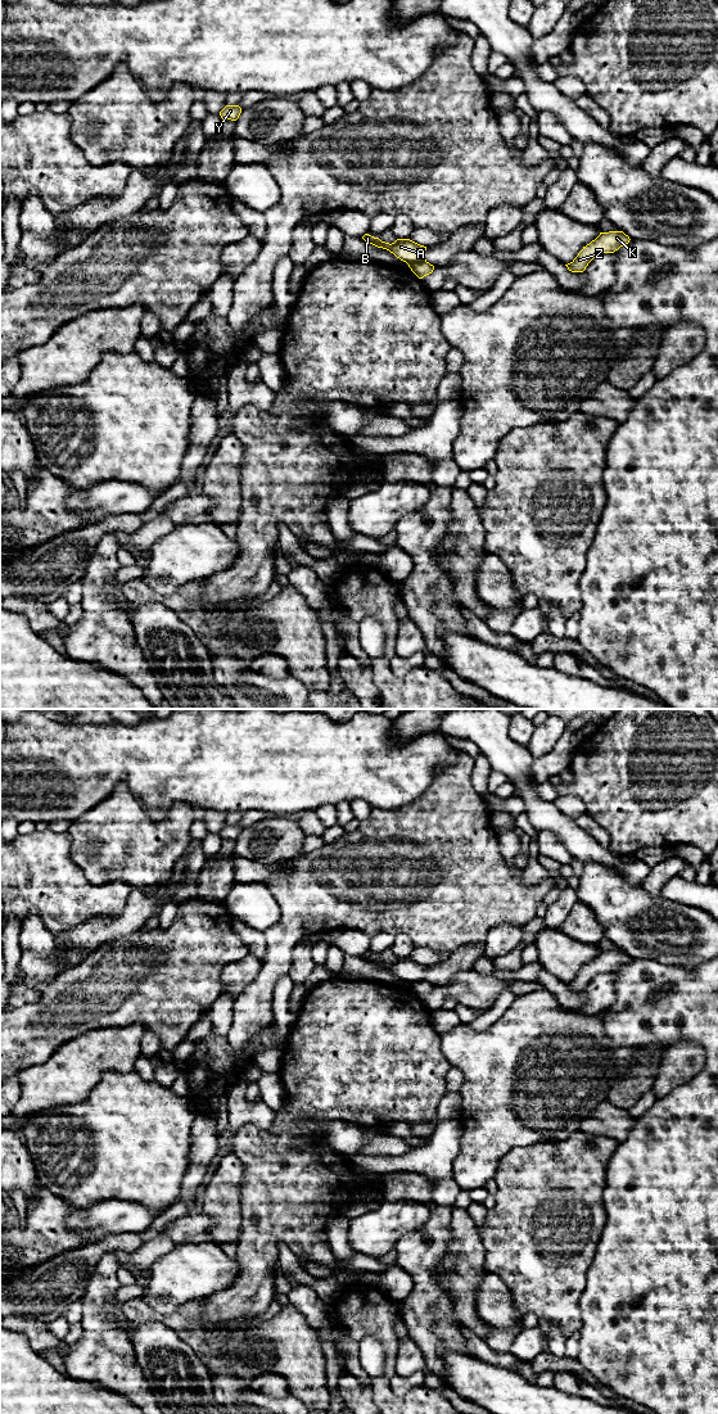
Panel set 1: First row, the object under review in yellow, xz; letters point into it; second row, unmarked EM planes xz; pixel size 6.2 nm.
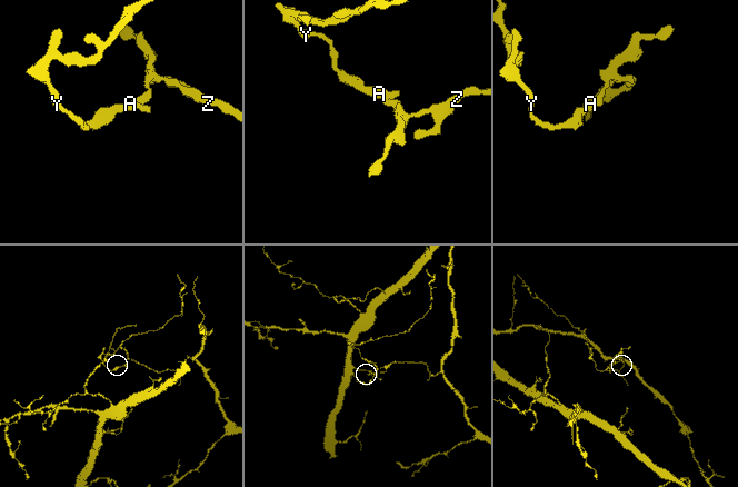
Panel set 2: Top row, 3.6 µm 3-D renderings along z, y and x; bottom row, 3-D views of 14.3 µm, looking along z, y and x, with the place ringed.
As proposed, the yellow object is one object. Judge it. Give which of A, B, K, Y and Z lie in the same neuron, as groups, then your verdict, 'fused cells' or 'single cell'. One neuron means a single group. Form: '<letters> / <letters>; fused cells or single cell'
A B Y / K Z; fused cells

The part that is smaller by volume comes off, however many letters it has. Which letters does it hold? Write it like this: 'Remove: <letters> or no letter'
Remove: A, B, Y

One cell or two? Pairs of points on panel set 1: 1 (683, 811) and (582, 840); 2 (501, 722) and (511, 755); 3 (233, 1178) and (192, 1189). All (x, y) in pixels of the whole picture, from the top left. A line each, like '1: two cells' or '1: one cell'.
1: two cells
2: one cell
3: two cells

